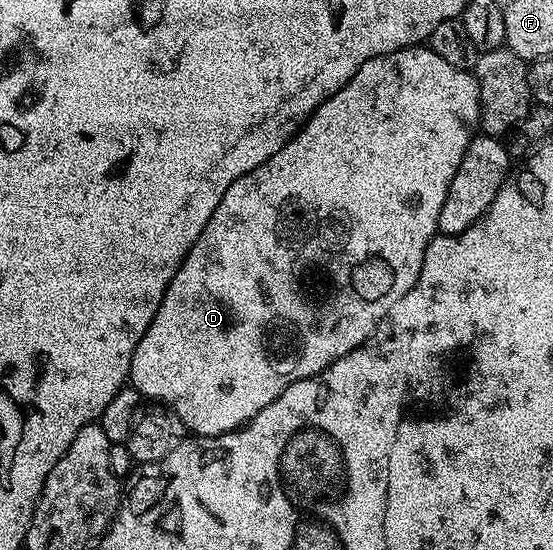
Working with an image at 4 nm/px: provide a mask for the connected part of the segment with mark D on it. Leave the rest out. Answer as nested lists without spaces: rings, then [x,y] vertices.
[[[417,46],[403,48],[378,58],[370,58],[330,98],[321,102],[304,122],[303,128],[292,139],[287,140],[262,166],[250,170],[218,202],[218,210],[206,222],[206,230],[196,239],[196,244],[186,254],[182,266],[174,274],[142,342],[134,350],[131,387],[137,388],[141,397],[152,402],[167,404],[182,418],[185,429],[197,436],[220,436],[223,432],[234,432],[253,420],[259,412],[266,410],[286,386],[302,378],[310,378],[328,368],[338,358],[350,354],[374,334],[374,330],[386,318],[386,314],[418,282],[422,270],[422,258],[426,246],[437,235],[438,210],[446,202],[454,170],[466,154],[472,137],[477,135],[480,122],[480,91],[475,75],[471,71],[450,66],[450,62],[438,58],[431,48]]]

